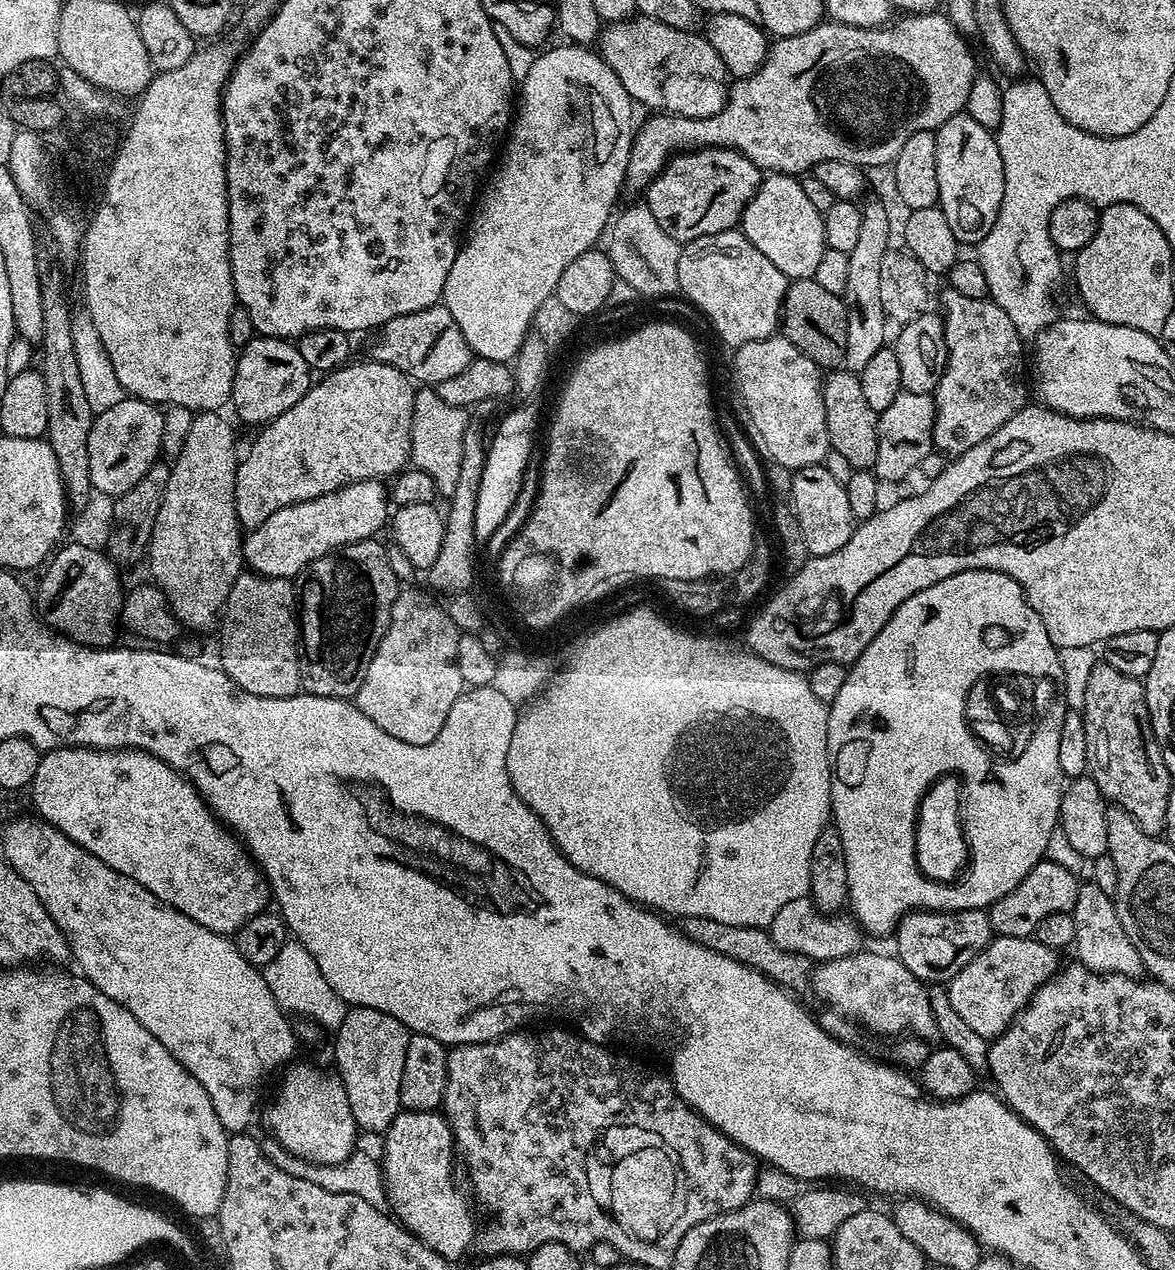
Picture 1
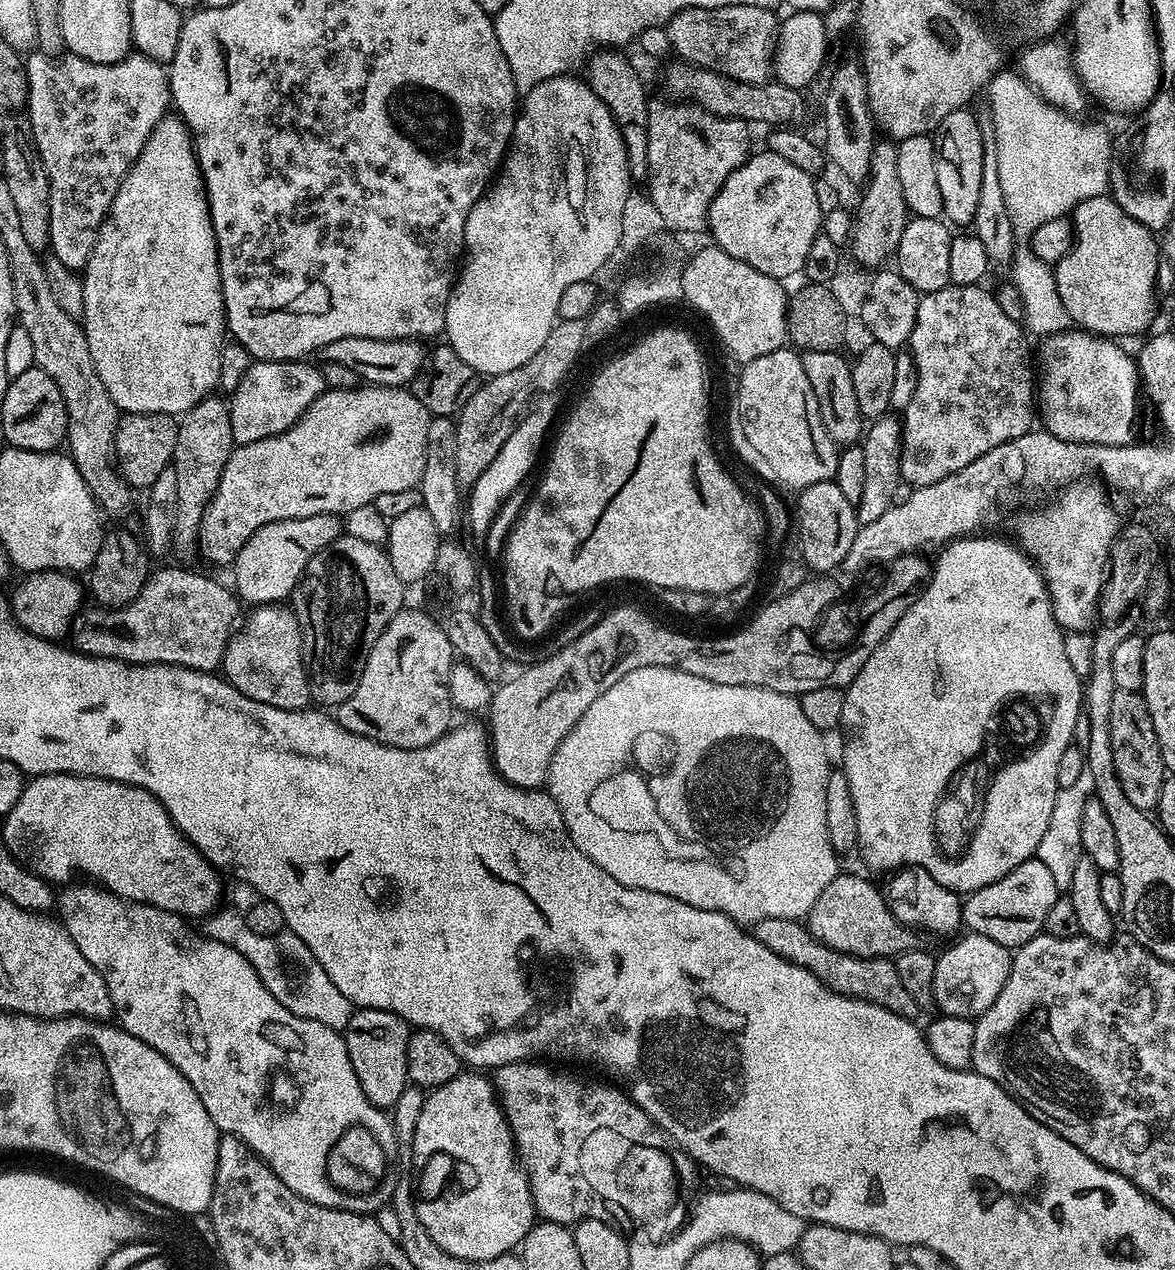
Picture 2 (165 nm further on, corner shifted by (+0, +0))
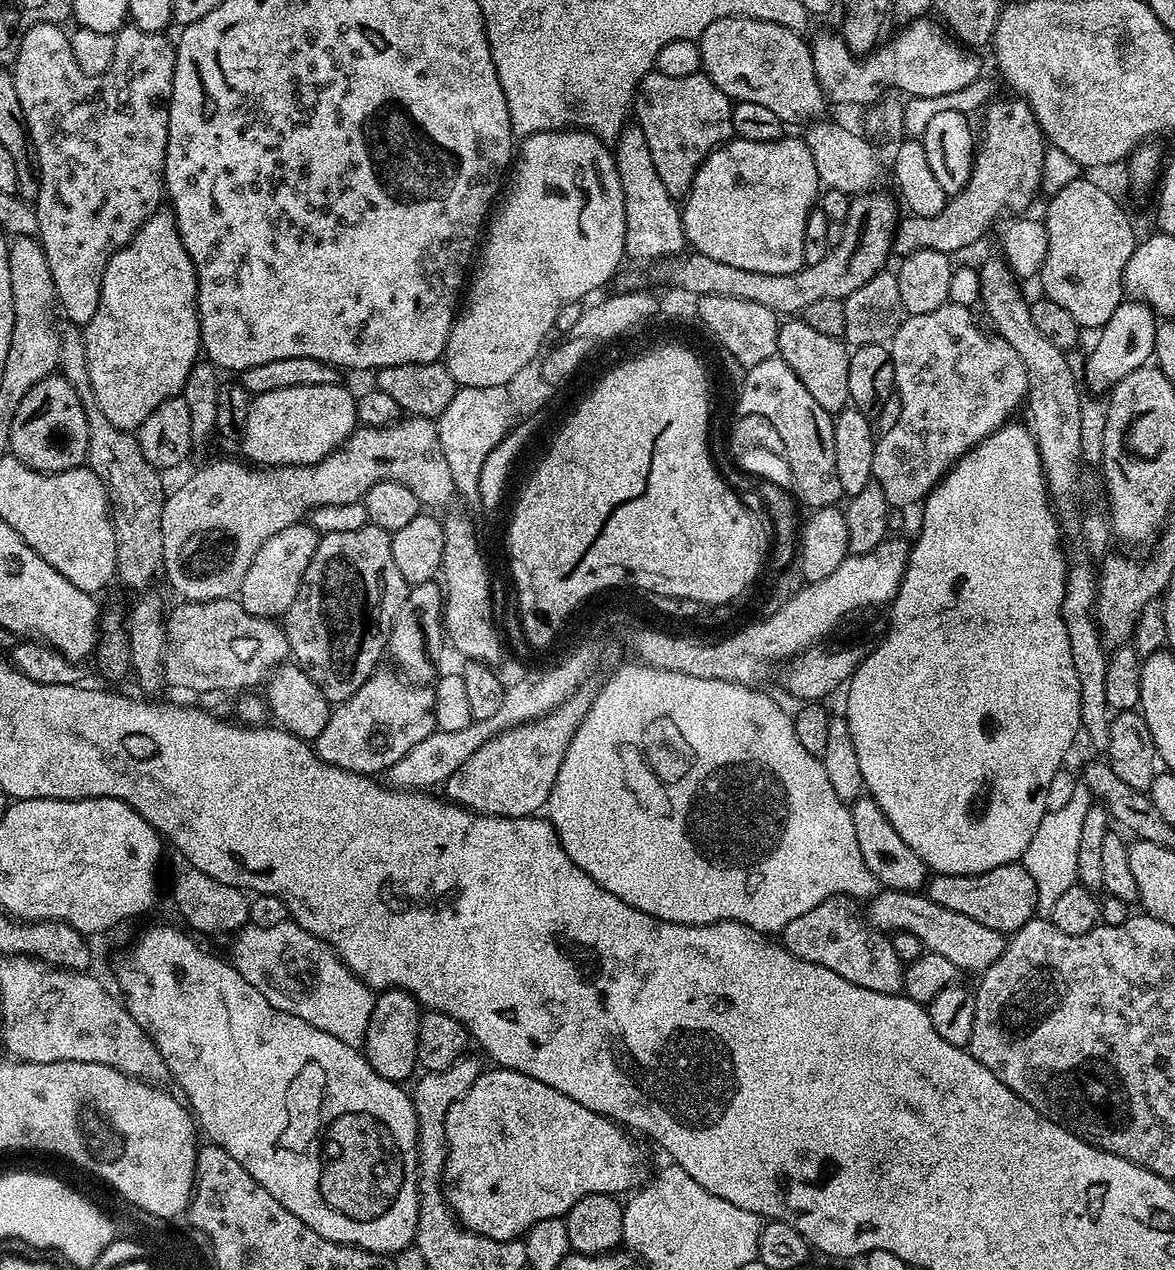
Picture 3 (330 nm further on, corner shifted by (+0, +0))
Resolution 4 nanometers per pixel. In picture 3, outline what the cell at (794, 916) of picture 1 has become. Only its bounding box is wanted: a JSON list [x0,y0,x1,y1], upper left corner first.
[866,891,1006,974]

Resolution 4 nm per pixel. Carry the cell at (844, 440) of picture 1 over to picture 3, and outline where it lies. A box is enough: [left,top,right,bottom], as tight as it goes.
[776,318,850,413]

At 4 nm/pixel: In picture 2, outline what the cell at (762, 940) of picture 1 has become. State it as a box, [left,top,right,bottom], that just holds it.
[754,918,922,1018]

